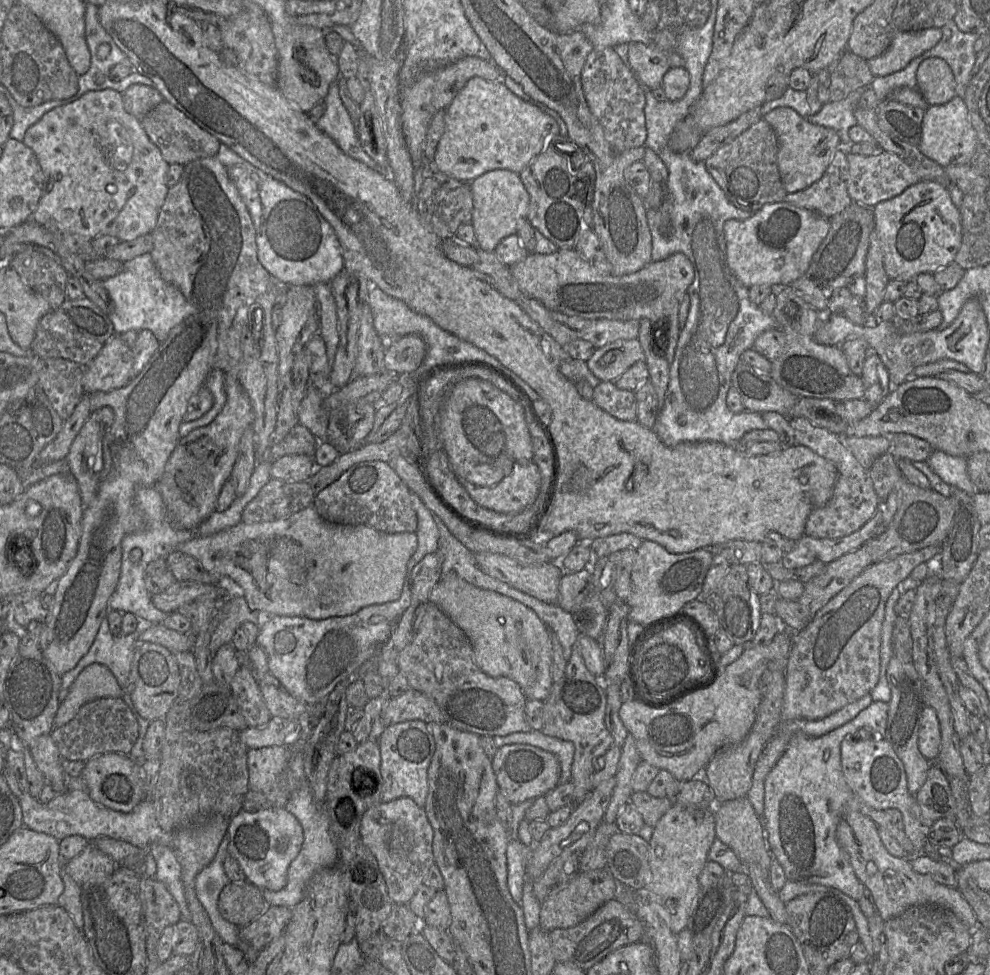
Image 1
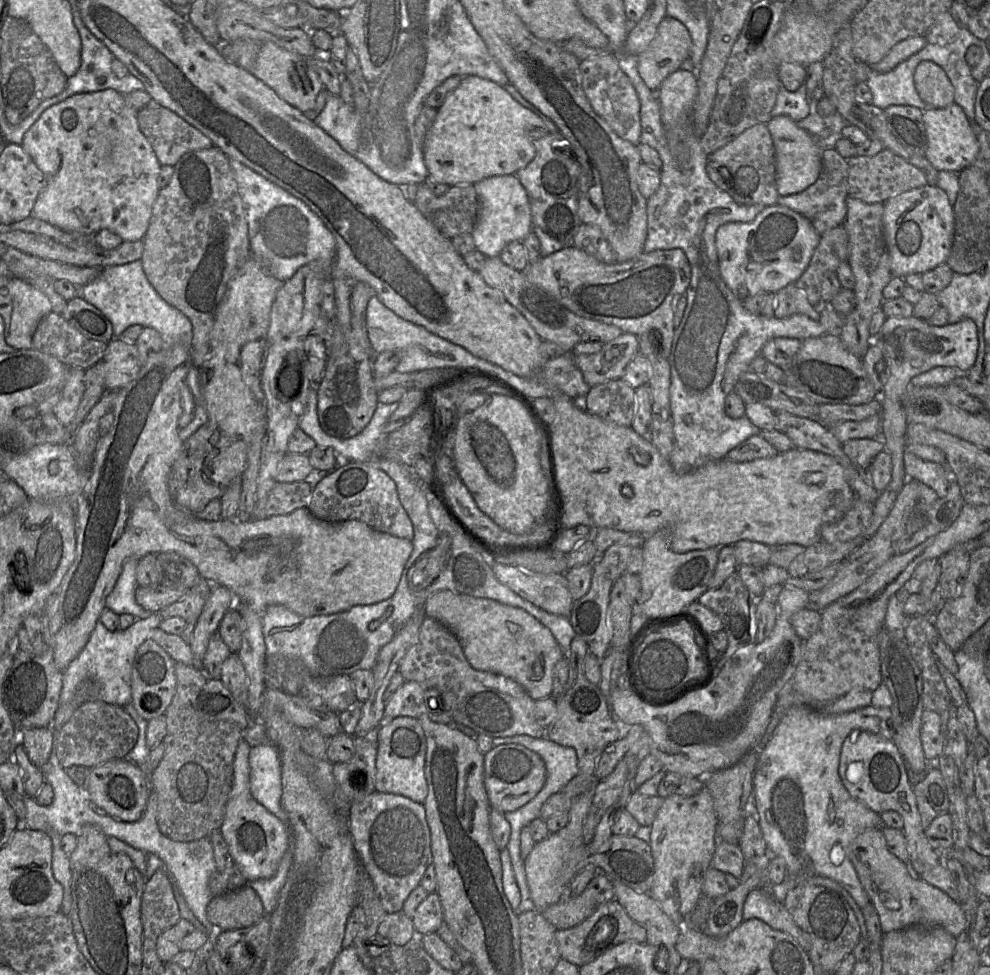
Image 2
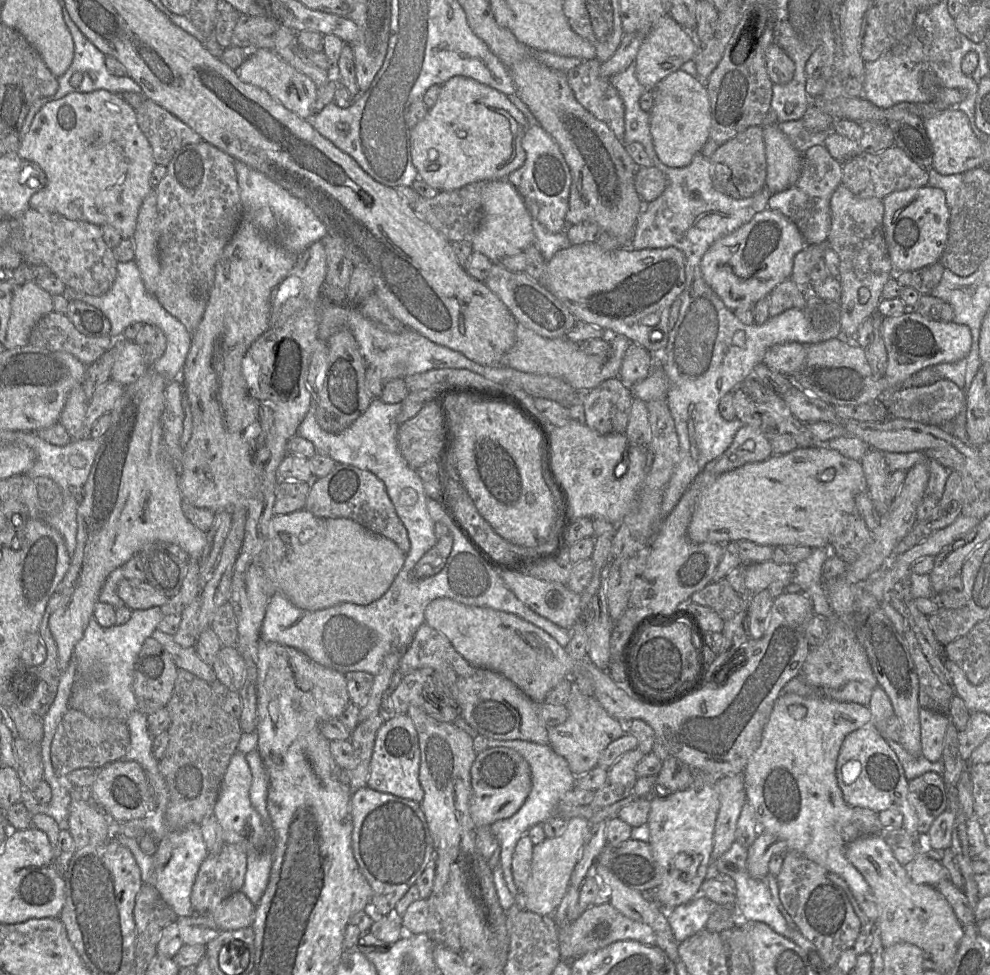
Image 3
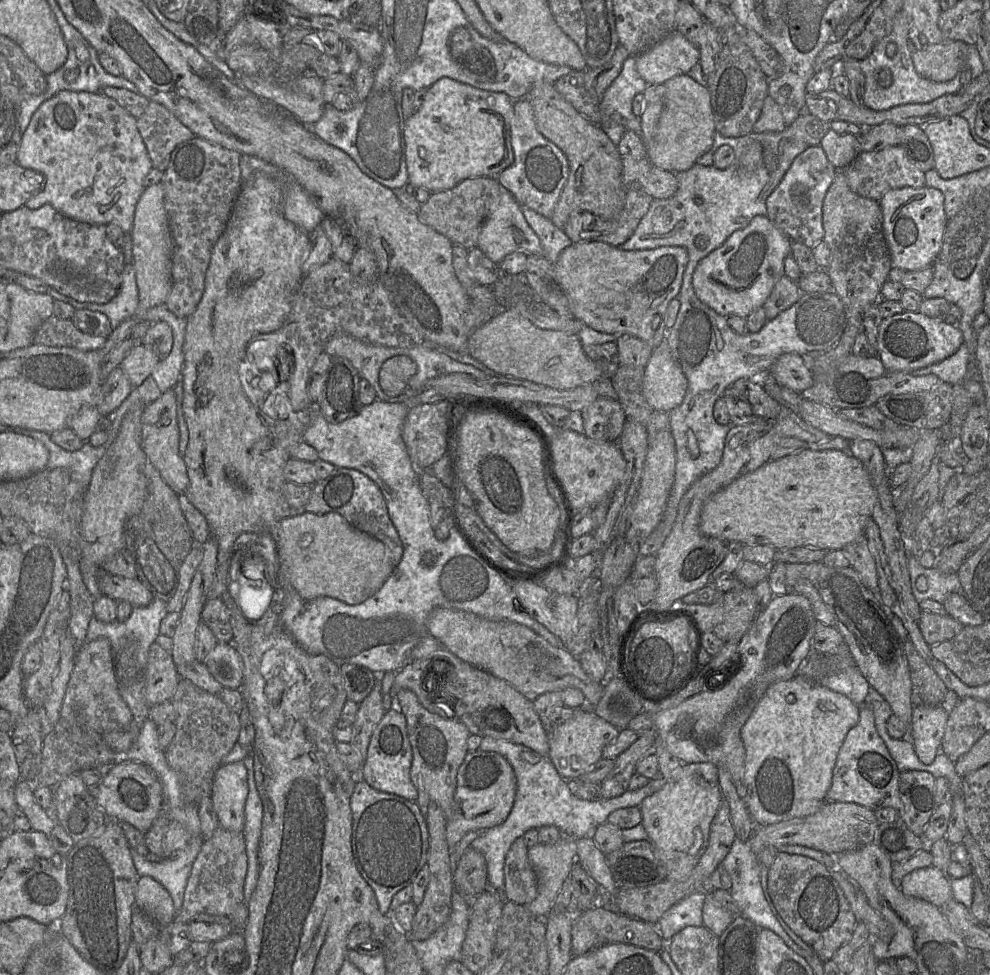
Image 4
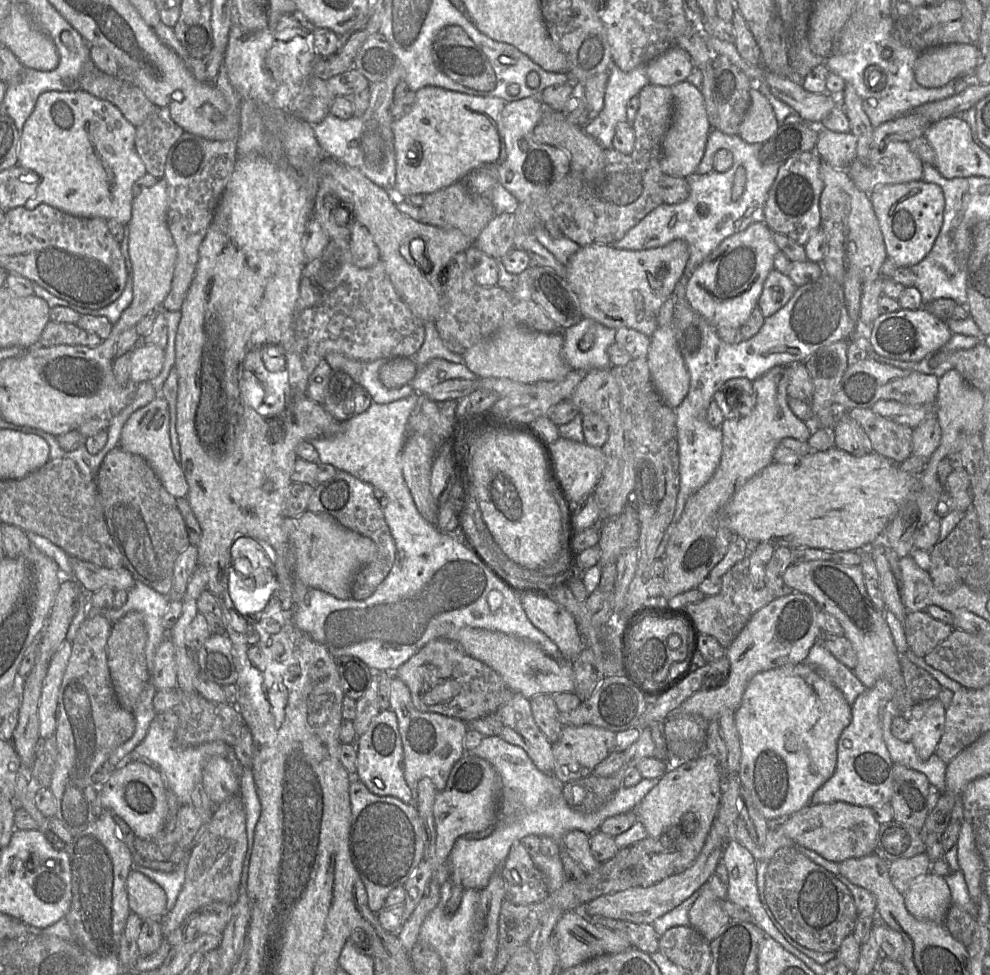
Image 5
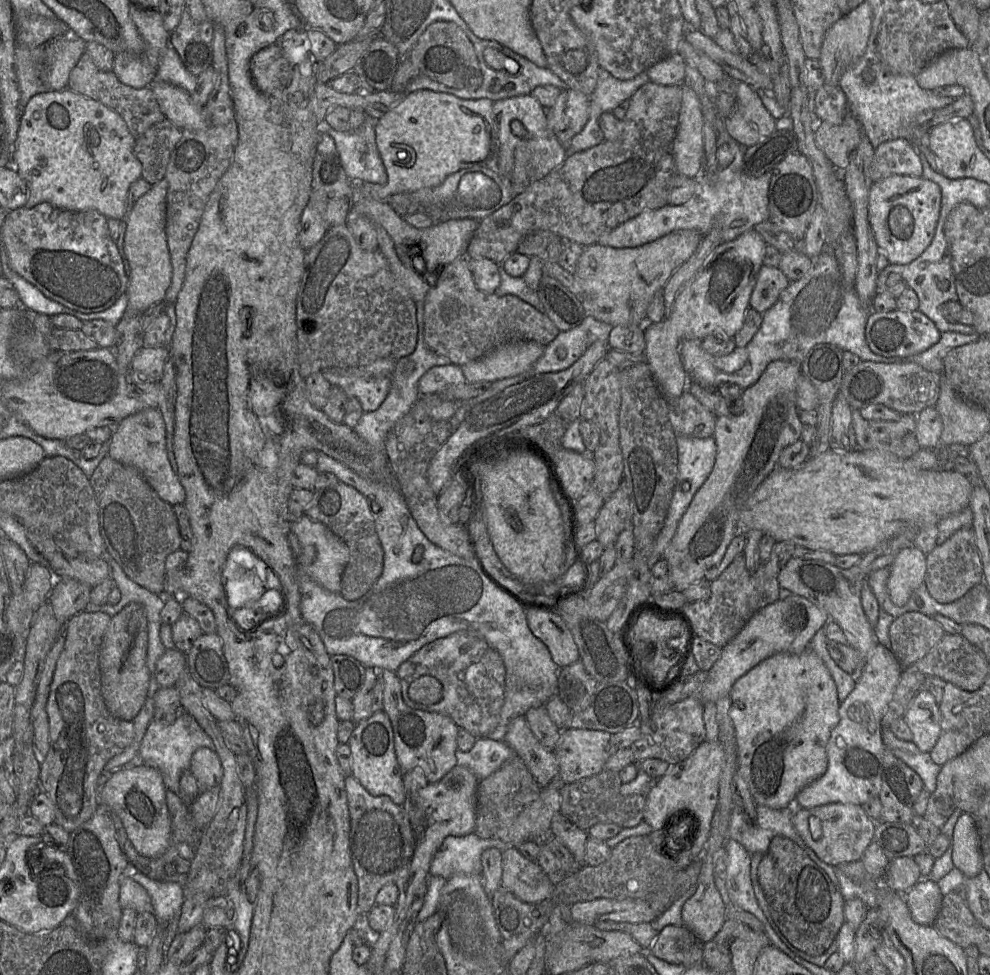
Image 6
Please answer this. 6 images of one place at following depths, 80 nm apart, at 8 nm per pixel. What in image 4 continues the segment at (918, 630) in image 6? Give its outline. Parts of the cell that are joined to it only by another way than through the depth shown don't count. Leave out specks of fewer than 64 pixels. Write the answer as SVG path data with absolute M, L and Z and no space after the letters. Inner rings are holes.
M922 612L918 620L920 632L929 646L950 640L960 633L964 626L949 616Z

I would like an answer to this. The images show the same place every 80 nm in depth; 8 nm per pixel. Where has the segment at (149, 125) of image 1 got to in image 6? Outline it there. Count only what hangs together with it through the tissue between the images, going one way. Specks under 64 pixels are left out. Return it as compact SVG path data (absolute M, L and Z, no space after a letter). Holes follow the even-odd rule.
M164 118L136 139L134 154L142 166L141 177L150 185L165 177L171 151L181 134L182 129Z

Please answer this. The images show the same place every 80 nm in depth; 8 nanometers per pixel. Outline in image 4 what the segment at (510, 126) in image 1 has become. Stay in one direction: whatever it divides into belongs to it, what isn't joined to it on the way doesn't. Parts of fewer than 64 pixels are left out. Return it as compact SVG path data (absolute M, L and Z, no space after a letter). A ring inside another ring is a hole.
M447 77L433 83L427 88L418 111L405 120L407 186L435 193L451 189L468 178L497 177L514 161L510 132L513 114L513 102L504 92L482 90Z

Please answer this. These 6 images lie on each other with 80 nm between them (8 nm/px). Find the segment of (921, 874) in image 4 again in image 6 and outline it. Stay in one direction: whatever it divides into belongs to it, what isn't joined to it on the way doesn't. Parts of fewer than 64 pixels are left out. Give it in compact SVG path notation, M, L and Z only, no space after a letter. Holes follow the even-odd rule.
M922 878L903 895L912 919L918 924L932 926L944 897L937 882Z

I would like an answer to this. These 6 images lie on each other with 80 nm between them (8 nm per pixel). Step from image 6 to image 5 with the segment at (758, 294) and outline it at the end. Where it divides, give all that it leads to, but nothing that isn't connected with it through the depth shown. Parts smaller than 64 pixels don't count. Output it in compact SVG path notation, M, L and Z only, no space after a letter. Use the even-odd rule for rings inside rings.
M773 269L764 281L757 304L763 317L770 317L785 306L797 288L788 275Z

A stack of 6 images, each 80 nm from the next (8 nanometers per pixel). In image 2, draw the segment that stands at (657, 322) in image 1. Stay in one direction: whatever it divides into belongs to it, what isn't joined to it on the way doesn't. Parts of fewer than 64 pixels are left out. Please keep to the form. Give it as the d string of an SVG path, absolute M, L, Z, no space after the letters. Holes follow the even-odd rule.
M568 245L529 264L524 273L531 283L580 317L612 324L638 337L653 334L660 355L669 357L675 332L674 309L691 279L691 268L683 250L654 250L627 261L606 264Z

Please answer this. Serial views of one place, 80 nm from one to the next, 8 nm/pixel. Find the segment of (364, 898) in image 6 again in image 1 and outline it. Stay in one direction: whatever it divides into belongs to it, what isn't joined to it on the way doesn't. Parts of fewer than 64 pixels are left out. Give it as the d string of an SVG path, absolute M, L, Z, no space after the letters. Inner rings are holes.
M409 797L380 802L369 808L362 816L360 836L363 844L377 860L393 903L408 904L434 863L434 830L424 807Z

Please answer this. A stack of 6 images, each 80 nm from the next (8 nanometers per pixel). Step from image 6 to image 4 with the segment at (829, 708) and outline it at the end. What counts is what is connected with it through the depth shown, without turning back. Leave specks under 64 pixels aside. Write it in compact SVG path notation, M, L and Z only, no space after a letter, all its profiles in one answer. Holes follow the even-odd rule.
M800 675L772 684L741 729L746 756L745 802L757 826L767 826L817 812L827 802L833 771L843 741L859 721L860 706L849 698Z

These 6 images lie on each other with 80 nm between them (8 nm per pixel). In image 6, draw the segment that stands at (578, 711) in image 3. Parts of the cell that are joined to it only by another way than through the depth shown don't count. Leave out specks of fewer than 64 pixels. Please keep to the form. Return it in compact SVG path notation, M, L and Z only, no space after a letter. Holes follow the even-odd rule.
M575 728L563 730L554 750L560 780L571 783L598 774L617 750L614 734L609 732Z

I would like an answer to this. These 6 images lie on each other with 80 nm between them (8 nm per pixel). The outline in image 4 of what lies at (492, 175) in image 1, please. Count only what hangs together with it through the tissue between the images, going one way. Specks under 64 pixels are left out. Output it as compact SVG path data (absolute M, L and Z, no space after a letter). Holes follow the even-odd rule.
M499 185L501 187L500 195L497 199L493 199L493 203L490 205L490 210L478 237L477 247L497 265L505 256L513 252L543 256L540 240L527 223L522 206L506 188Z

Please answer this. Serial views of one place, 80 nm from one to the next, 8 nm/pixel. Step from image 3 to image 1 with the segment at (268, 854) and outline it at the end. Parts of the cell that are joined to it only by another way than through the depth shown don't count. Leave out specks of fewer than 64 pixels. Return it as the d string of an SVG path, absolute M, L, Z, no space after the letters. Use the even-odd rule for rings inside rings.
M309 783L293 793L285 808L299 820L304 831L304 842L299 854L288 868L285 887L279 891L261 890L270 906L293 908L302 900L309 880L317 871L338 864L338 849L330 829L328 812L314 801Z

